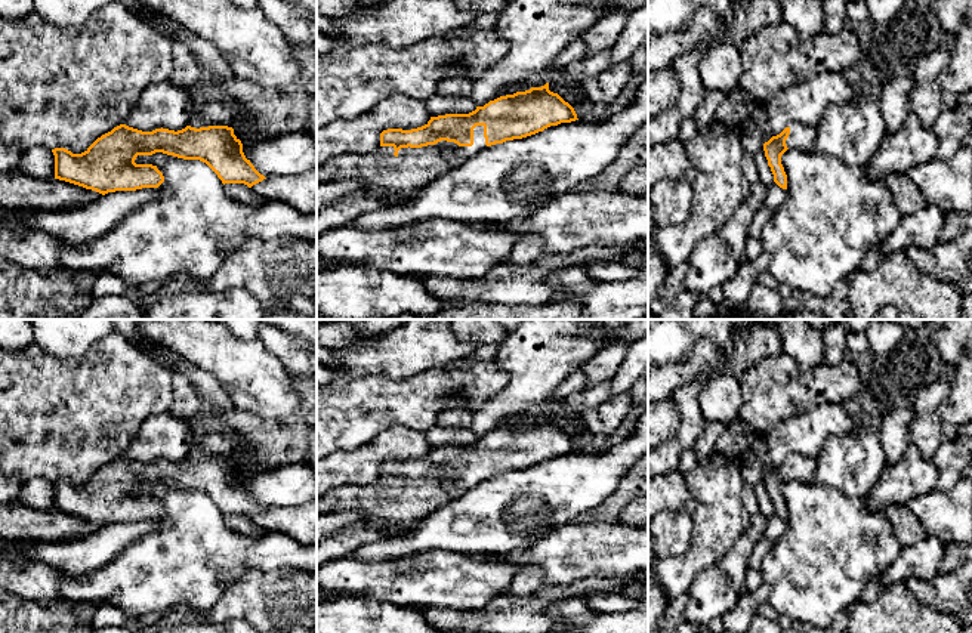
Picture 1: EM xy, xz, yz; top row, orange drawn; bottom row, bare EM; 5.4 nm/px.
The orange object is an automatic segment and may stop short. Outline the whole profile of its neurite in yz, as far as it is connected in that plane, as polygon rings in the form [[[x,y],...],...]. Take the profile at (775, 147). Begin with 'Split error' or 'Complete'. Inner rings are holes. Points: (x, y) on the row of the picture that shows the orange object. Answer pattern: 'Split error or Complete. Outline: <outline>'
Split error. Outline: [[[792,121],[780,135],[772,136],[763,143],[765,157],[774,175],[774,182],[780,188],[787,189],[787,175],[781,164],[781,155],[792,148],[809,151],[814,146],[815,135],[817,127]]]

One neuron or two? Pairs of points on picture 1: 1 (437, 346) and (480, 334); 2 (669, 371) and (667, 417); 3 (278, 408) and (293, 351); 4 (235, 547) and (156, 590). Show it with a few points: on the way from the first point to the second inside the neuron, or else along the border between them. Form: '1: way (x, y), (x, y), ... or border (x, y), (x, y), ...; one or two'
1: border (471, 340), (477, 345); two
2: border (663, 397), (666, 398); two
3: border (264, 346), (290, 374); two
4: way (216, 556), (191, 558), (175, 571); one

